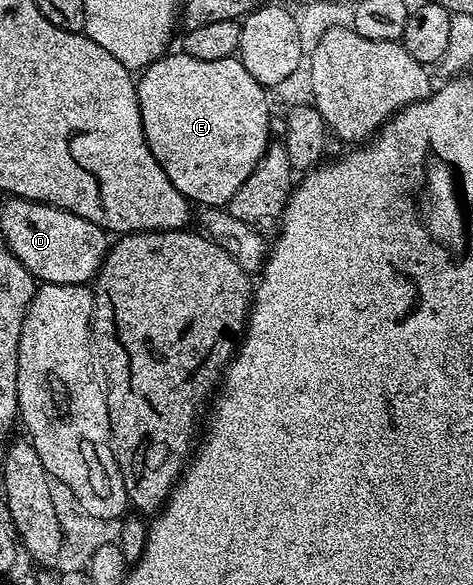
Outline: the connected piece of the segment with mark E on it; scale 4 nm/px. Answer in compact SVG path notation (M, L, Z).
M183 51L177 53L169 52L167 55L160 56L149 67L139 74L136 81L136 94L138 95L138 107L142 115L142 127L146 135L146 143L150 147L150 151L154 155L156 162L162 167L162 171L166 171L166 175L170 179L170 183L174 183L174 187L178 187L178 191L189 202L195 203L200 207L224 207L227 206L228 200L235 195L238 187L242 187L242 183L246 183L246 179L250 179L250 175L254 171L254 167L258 167L261 161L265 160L270 138L272 133L272 117L268 114L268 97L265 86L258 83L258 79L254 79L254 75L250 75L250 71L246 71L246 67L236 57L227 57L226 59L194 59L190 54Z

